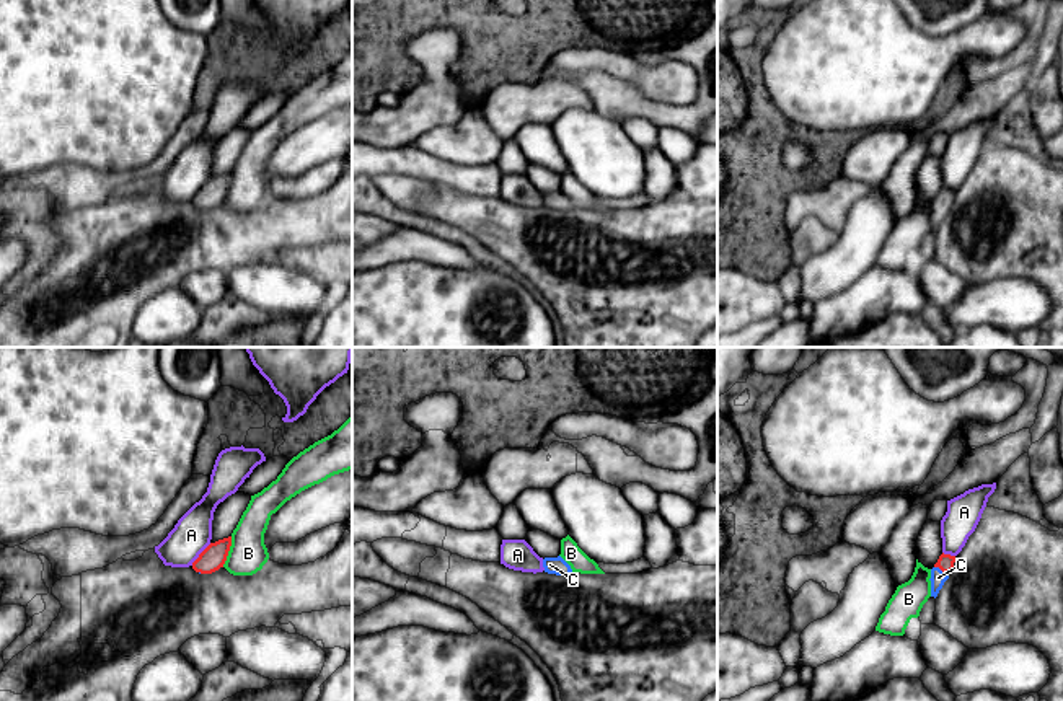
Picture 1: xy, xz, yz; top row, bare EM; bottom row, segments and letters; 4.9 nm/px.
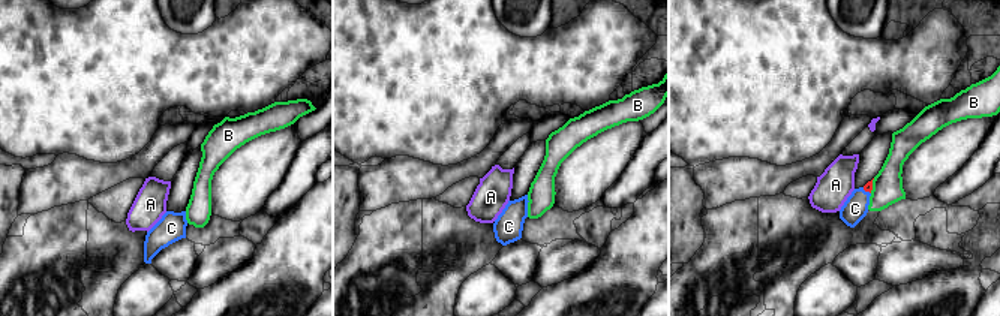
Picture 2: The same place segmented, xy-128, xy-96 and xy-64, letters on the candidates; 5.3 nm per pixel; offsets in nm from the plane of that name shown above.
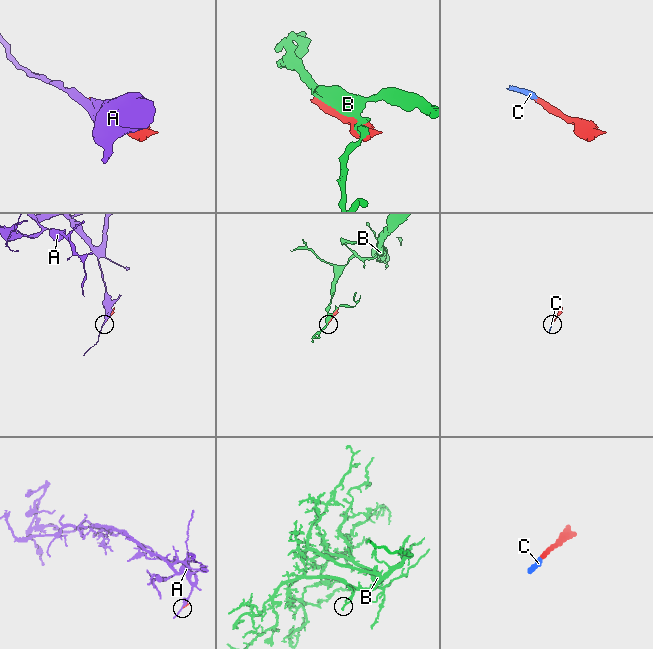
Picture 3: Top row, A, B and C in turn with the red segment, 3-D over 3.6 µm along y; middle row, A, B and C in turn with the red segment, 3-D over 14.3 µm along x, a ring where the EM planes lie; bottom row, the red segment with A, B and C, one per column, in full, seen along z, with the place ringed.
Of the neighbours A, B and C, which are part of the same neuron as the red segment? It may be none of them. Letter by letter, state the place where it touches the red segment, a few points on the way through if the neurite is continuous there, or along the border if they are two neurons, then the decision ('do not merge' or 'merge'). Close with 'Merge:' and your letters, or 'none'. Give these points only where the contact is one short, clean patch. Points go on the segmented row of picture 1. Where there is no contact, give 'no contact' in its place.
A: xy (199, 555) | do not merge
B: xy (229, 550) | do not merge
C: yz (943, 571) | across yz (946, 561), (943, 571), (938, 577) | merge
Merge: C

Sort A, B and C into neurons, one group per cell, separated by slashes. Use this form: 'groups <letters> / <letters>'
groups A / B / C

